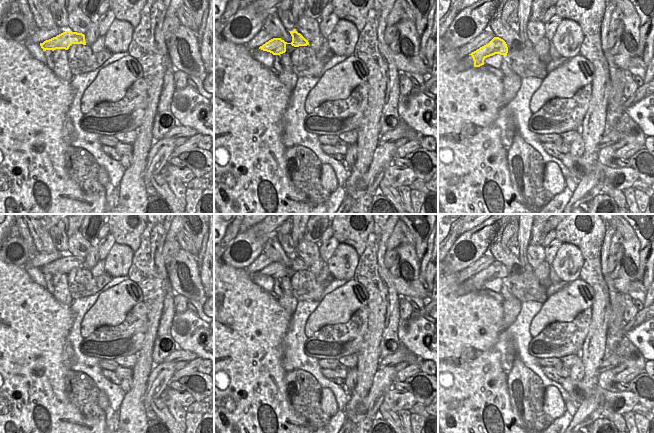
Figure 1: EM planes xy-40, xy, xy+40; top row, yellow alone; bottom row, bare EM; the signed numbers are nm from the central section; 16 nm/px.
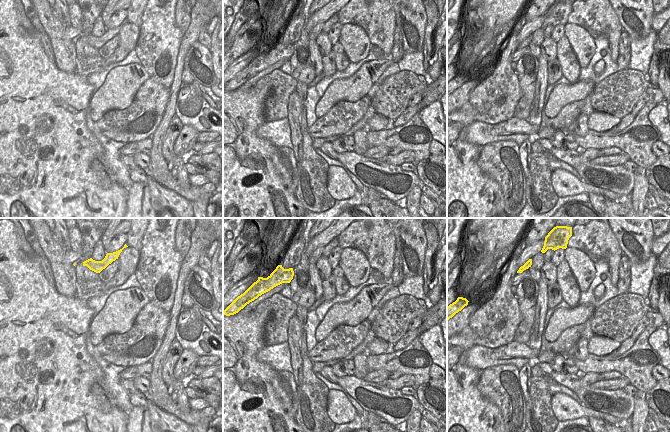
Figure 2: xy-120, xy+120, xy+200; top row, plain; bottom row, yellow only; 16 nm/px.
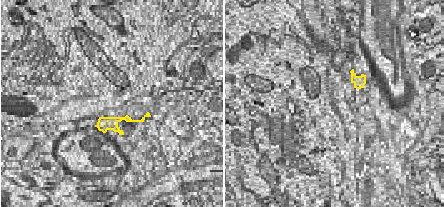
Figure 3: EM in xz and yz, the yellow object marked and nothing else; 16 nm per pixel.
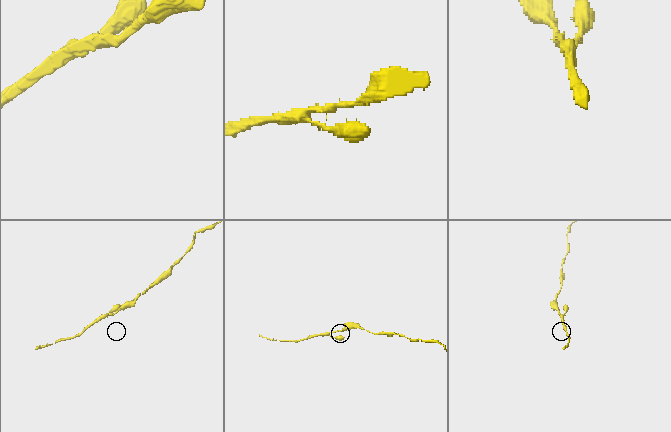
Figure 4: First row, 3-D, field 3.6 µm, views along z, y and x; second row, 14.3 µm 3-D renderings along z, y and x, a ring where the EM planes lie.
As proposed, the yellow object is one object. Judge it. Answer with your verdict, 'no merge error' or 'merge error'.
no merge error

